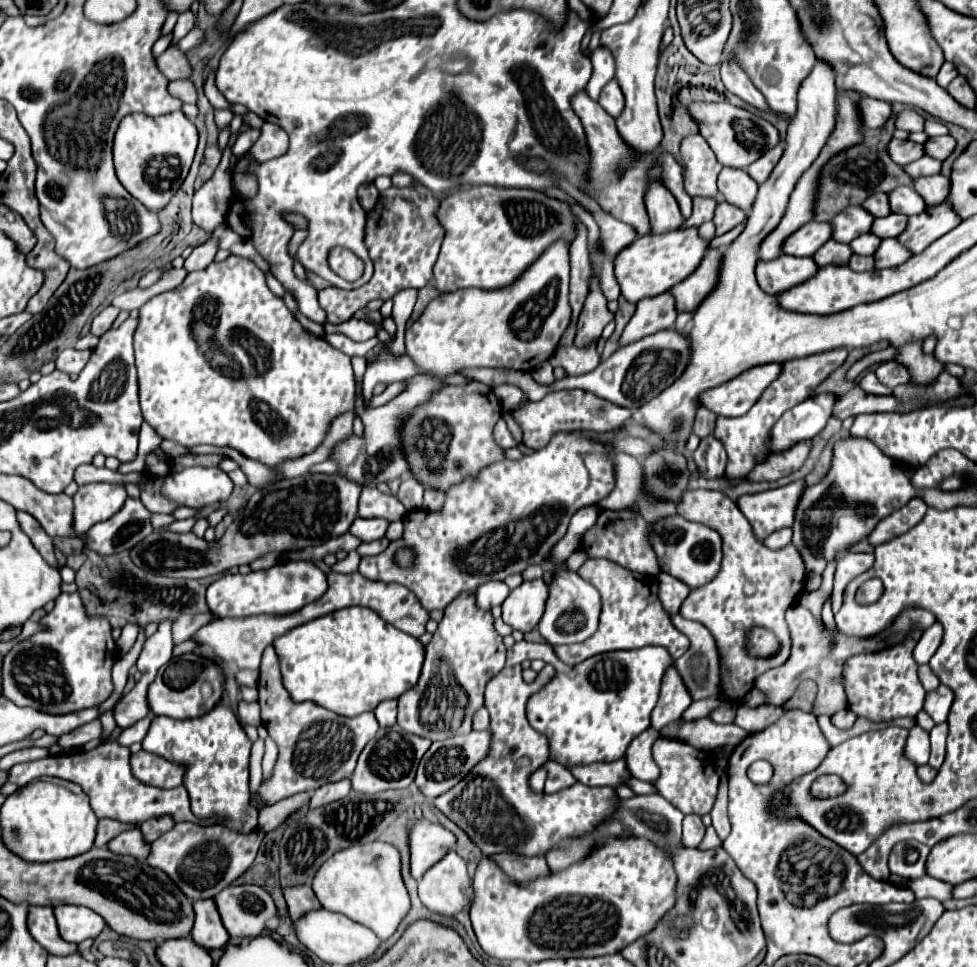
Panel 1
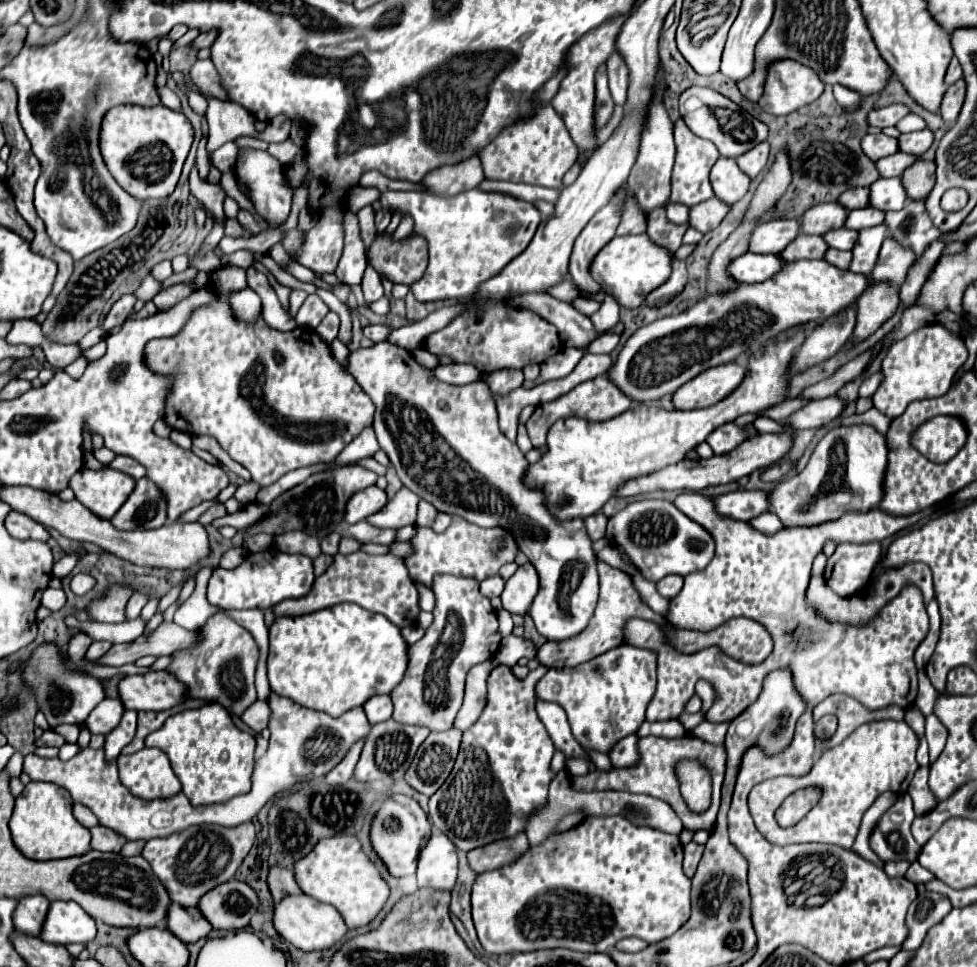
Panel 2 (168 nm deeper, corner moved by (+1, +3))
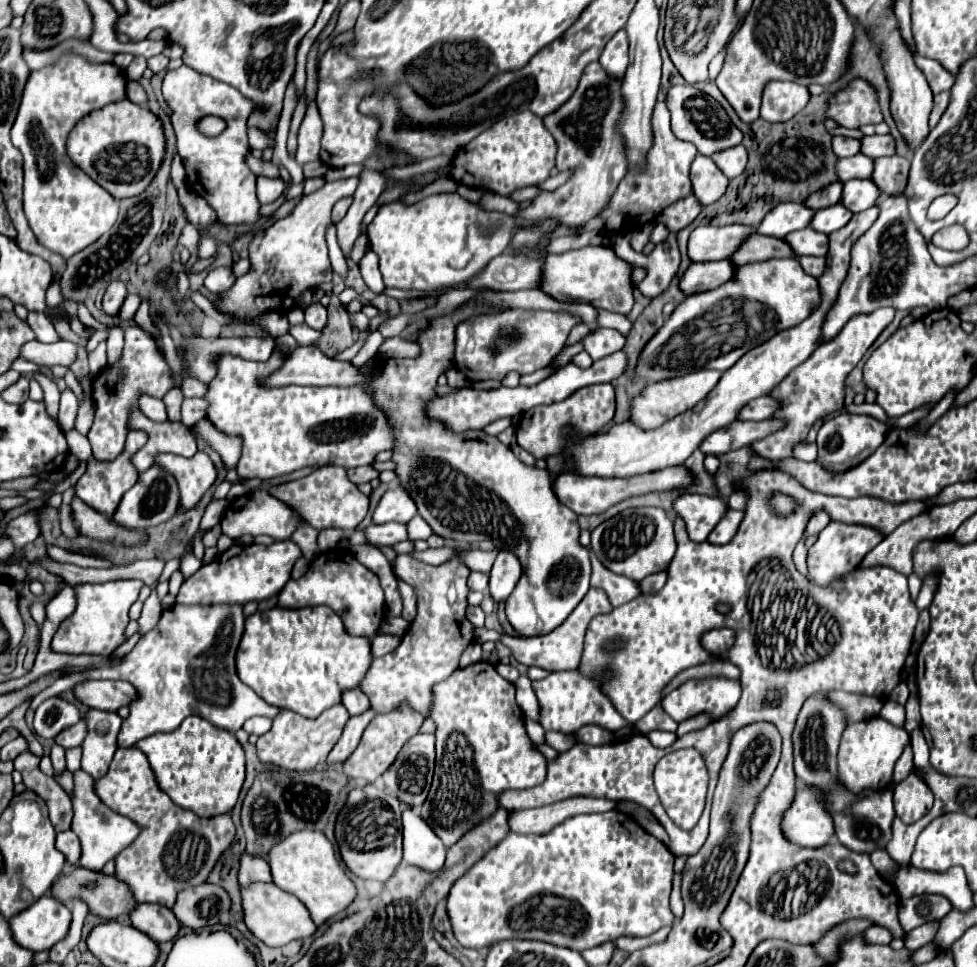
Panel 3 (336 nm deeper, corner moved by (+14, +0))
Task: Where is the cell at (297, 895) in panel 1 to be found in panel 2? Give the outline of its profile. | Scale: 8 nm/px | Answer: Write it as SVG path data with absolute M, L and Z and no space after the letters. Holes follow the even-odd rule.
M271 867L269 875L267 875L267 885L269 885L269 891L271 891L275 903L279 903L287 895L301 893L301 889L299 889L299 885L297 885L295 875L293 875L291 869Z

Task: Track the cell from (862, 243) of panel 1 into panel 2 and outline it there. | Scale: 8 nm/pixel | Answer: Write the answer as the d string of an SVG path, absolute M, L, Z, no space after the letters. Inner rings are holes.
M845 227L841 229L833 229L829 233L823 235L823 241L833 247L833 249L839 249L839 251L851 251L855 241L857 241L857 231L849 231Z

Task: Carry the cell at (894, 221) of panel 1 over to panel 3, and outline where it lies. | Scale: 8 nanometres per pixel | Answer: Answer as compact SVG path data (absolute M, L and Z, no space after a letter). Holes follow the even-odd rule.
M836 204L836 208L824 208L820 212L816 212L816 216L812 218L812 228L824 234L832 234L834 230L844 228L850 220L852 220L852 212L848 212L848 208L844 208L842 204Z

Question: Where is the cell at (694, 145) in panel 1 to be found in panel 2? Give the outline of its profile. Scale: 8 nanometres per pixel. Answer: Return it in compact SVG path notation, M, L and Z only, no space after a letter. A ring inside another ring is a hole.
M677 119L675 121L675 145L677 145L677 157L675 157L675 167L673 167L673 177L671 177L671 195L669 203L681 203L681 205L697 205L701 201L707 201L713 197L713 189L709 183L709 171L719 159L719 151L711 141L705 141L691 133L687 125Z

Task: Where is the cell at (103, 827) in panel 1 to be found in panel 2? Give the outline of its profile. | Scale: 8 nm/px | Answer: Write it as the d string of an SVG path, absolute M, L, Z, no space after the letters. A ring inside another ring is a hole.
M73 803L73 815L75 815L77 821L81 821L81 825L85 825L85 827L95 827L95 825L99 825L99 823L97 823L97 817L95 817L85 805L81 805L81 803Z

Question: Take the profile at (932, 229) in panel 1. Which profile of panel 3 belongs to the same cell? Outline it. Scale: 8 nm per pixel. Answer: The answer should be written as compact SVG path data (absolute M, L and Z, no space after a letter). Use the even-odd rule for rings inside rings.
M878 308L868 314L856 314L848 320L848 324L842 328L842 332L834 340L830 340L828 344L820 344L812 352L812 356L804 364L800 364L796 370L792 370L792 374L788 374L786 380L782 380L776 386L776 390L772 392L772 396L782 402L782 410L776 416L788 420L786 428L772 436L766 436L764 440L758 440L756 444L752 444L752 448L760 456L770 458L770 460L780 460L784 456L792 456L792 446L796 442L802 442L808 436L810 426L818 418L824 418L826 414L830 414L842 406L844 380L846 380L848 372L860 362L864 352L872 346L872 342L878 338L878 334L892 322L892 318L894 318L894 308Z

